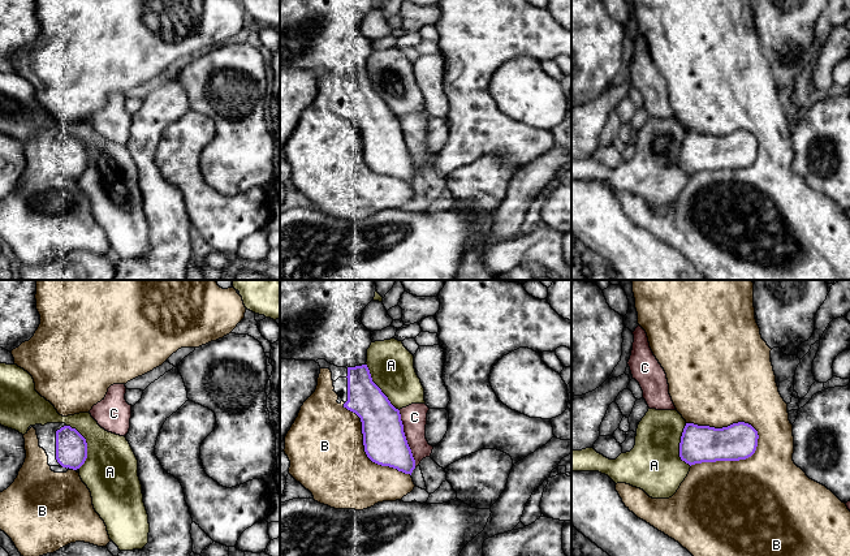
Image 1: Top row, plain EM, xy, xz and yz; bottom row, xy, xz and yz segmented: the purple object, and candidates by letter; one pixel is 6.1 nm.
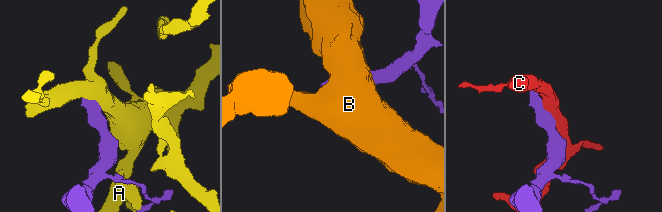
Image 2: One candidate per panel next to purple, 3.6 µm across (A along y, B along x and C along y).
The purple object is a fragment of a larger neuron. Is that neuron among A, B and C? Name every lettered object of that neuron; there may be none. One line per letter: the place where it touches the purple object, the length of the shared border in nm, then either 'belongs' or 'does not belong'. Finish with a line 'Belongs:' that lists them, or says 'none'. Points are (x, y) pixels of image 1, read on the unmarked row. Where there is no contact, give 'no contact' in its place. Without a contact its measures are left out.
A: meets purple in xy at (86, 152); contact 280 nm long; does not belong
B: meets purple in yz at (730, 133); contact 480 nm long; does not belong
C: meets purple in xz at (405, 147); contact 360 nm long; does not belong
Belongs: none

